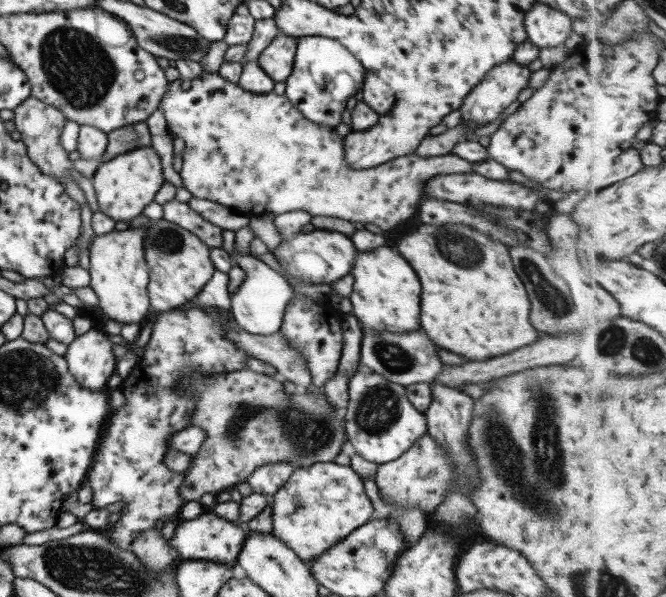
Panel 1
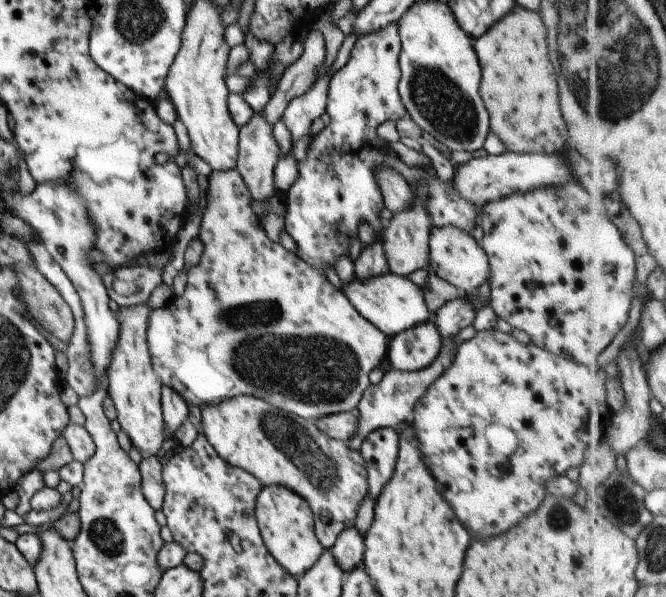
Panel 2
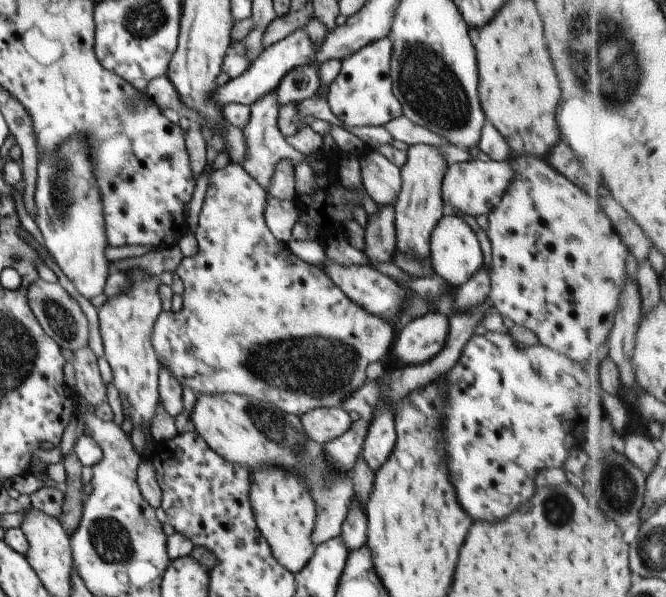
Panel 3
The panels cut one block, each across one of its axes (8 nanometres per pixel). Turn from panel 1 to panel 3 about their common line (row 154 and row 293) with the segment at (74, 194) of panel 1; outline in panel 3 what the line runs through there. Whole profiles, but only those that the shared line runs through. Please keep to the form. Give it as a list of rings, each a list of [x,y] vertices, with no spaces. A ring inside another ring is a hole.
[[[38,278],[27,287],[27,300],[37,322],[59,346],[71,352],[87,346],[87,322],[75,299],[72,299],[59,283],[48,283]]]

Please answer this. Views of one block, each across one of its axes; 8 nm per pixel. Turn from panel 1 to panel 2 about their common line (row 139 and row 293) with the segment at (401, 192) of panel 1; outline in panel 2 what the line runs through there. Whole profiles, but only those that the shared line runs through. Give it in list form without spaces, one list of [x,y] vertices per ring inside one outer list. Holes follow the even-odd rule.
[[[236,168],[223,170],[223,172],[212,172],[208,176],[205,207],[196,236],[203,245],[199,260],[184,268],[182,274],[186,276],[186,285],[183,292],[177,298],[172,297],[166,305],[154,308],[147,316],[146,343],[151,366],[158,376],[160,384],[173,388],[187,405],[195,404],[195,406],[201,407],[203,404],[219,404],[235,395],[249,395],[312,423],[313,420],[317,420],[325,414],[353,410],[357,406],[363,391],[370,384],[367,374],[385,358],[389,338],[379,332],[373,324],[367,322],[351,306],[342,291],[335,288],[323,273],[317,272],[313,266],[303,262],[295,253],[285,250],[280,243],[271,242],[258,223],[257,216],[250,208],[251,201],[249,190],[247,190],[247,186],[245,186],[245,182],[239,176]]]

